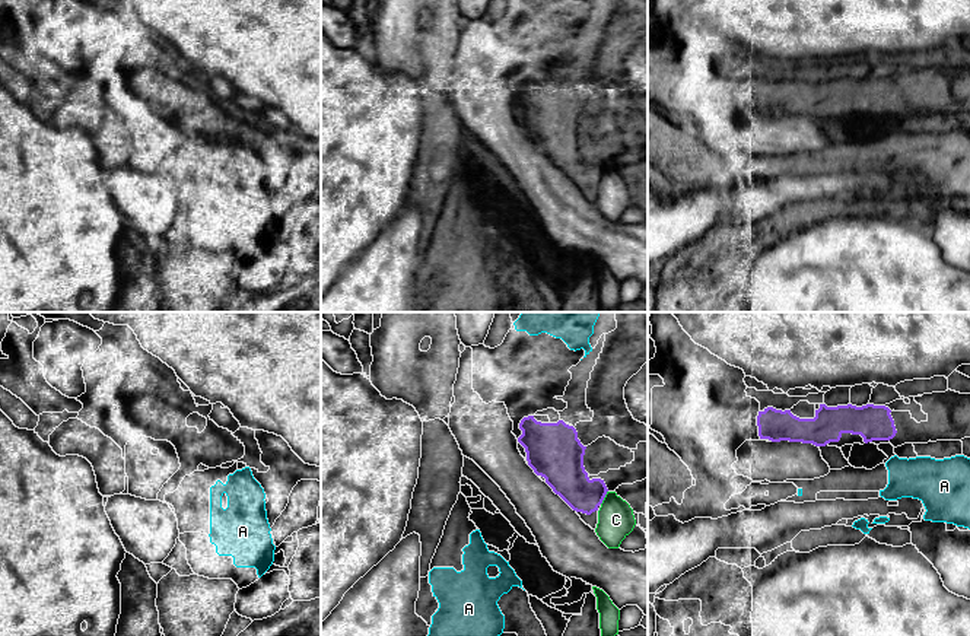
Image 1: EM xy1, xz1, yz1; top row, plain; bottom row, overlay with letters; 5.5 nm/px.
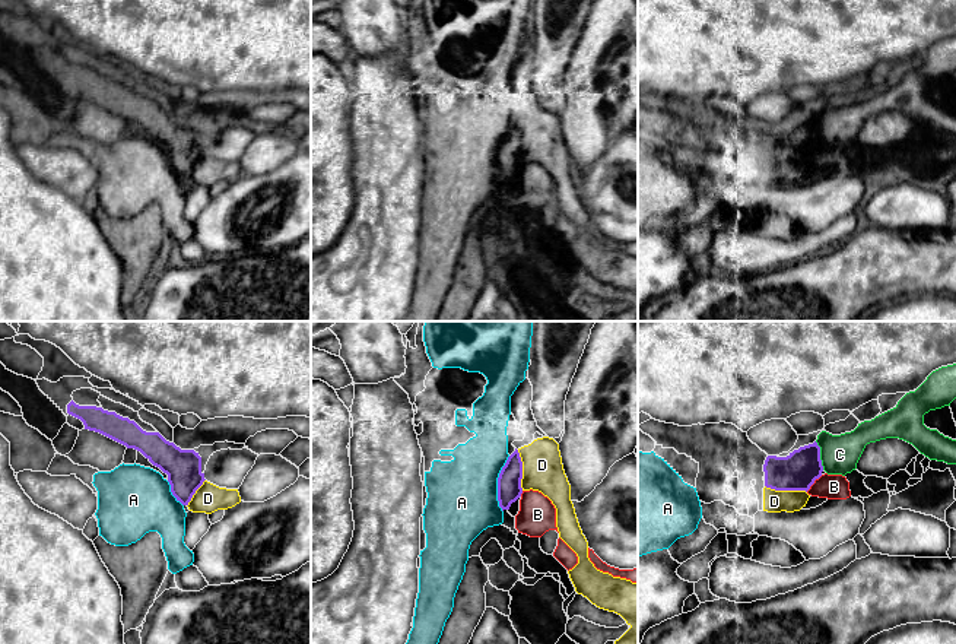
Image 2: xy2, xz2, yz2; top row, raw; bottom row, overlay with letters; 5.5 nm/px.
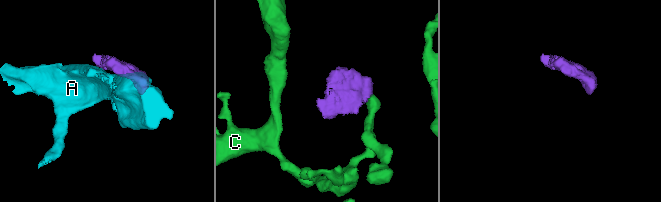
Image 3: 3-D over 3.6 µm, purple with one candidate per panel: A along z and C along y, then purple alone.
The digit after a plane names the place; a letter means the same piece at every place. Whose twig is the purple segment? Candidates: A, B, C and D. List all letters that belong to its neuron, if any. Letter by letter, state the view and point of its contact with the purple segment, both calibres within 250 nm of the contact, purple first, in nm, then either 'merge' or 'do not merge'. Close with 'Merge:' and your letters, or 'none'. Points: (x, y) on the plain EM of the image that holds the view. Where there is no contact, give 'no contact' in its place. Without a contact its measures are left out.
A: xz2 (498, 156) | 130/380 nm | do not merge
B: yz2 (813, 155) | 200/140 nm | do not merge
C: yz2 (819, 129) | 200/220 nm | do not merge
D: yz2 (785, 162) | 200/130 nm | do not merge
Merge: none

